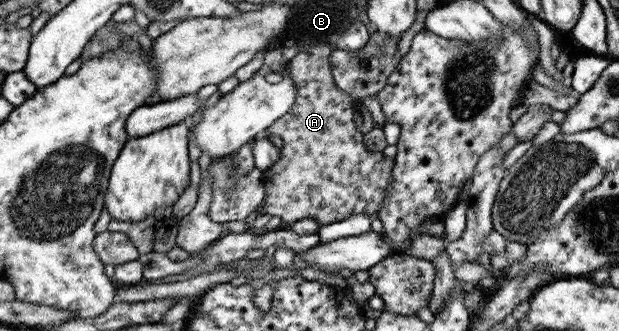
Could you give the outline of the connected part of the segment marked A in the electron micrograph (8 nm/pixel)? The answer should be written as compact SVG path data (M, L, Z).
M321 45L321 46L305 46L301 48L301 51L297 53L288 63L288 72L290 77L293 78L295 82L296 99L295 104L291 107L291 110L287 111L285 115L277 119L269 128L266 130L267 138L272 139L273 136L279 136L283 140L283 146L280 148L281 156L277 158L277 163L271 166L267 172L267 176L263 178L265 184L265 196L262 201L260 214L271 214L271 216L280 216L281 220L287 222L300 221L303 218L311 218L316 220L321 226L328 225L331 223L341 222L345 218L357 214L375 214L383 208L383 200L387 198L387 186L391 184L391 172L393 172L393 164L395 164L395 159L389 159L385 157L384 153L379 152L369 152L365 144L363 144L364 134L357 129L355 125L355 102L359 99L341 91L337 85L334 78L334 73L331 67L331 52L334 50L332 45Z

